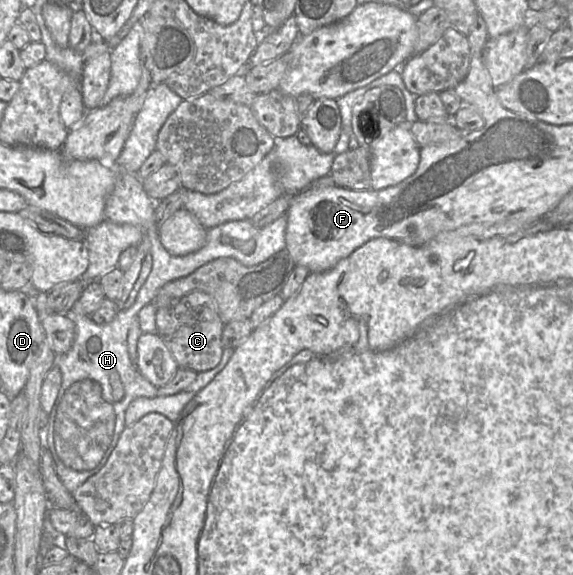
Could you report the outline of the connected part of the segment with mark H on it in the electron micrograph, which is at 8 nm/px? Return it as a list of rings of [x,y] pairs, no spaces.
[[[122,293],[121,299],[115,301],[119,310],[114,320],[108,324],[97,324],[89,315],[78,312],[67,315],[74,323],[75,338],[71,348],[65,354],[57,356],[56,366],[61,373],[62,382],[53,408],[48,413],[47,423],[39,431],[42,446],[51,454],[55,471],[70,494],[107,462],[120,434],[126,428],[124,418],[128,405],[138,397],[158,396],[158,388],[138,372],[130,359],[127,337],[130,326],[137,320],[137,314],[133,317],[131,307],[124,308],[126,300]]]

